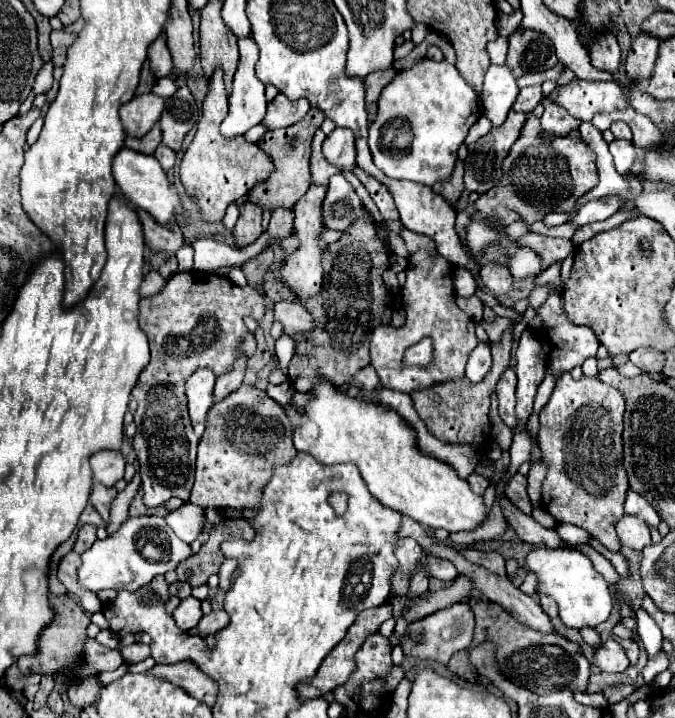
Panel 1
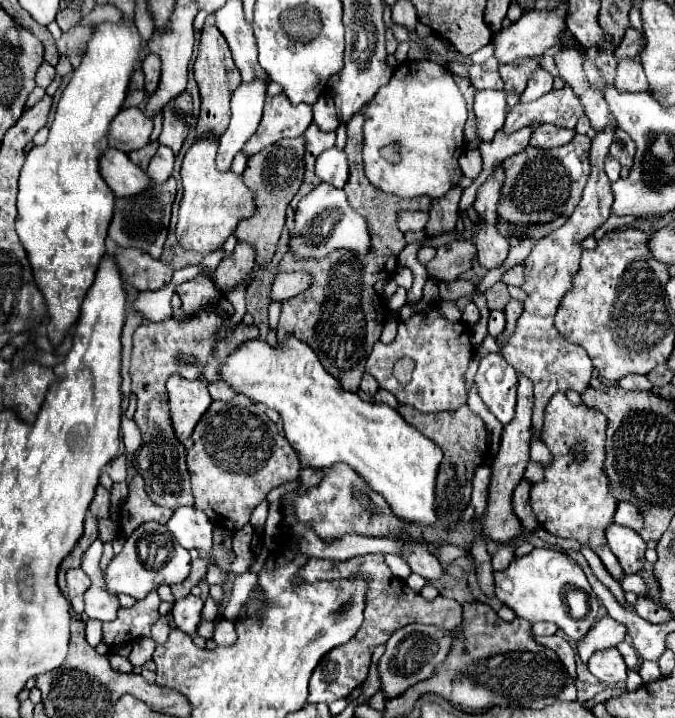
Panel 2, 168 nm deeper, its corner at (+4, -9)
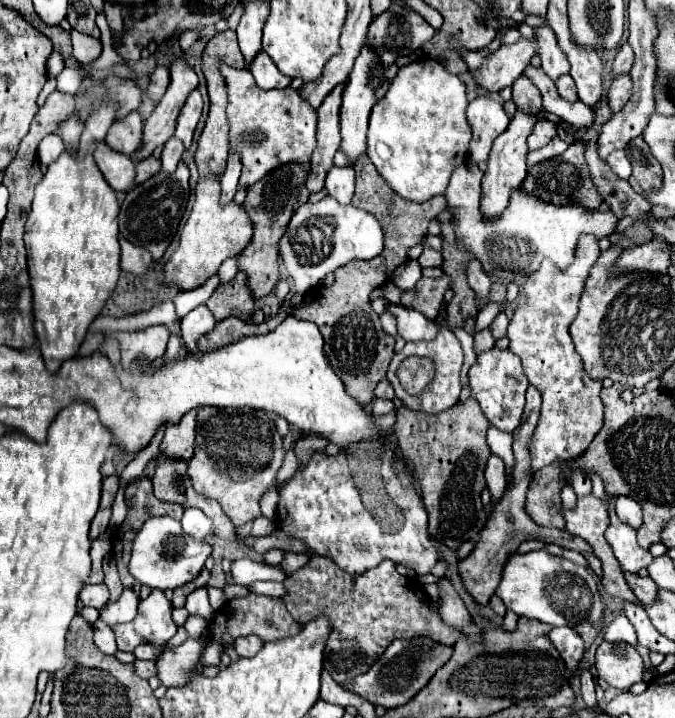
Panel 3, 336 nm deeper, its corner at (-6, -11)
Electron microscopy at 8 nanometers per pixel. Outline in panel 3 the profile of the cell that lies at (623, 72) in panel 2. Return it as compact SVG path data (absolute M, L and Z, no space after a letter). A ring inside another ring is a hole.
M620 75L614 79L614 83L610 85L610 91L608 91L608 103L610 103L610 109L616 113L620 111L628 101L630 101L630 93L632 93L632 79L630 75Z

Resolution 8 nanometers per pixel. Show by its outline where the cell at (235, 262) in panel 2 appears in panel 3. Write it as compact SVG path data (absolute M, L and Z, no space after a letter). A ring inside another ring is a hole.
M238 273L230 283L216 287L214 295L206 301L206 307L214 313L216 321L230 317L232 309L240 309L244 313L254 311L254 295L248 287L246 273Z

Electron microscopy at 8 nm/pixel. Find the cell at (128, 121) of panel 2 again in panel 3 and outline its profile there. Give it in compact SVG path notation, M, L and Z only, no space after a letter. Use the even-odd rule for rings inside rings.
M132 111L124 119L112 123L106 135L106 145L124 155L132 155L142 145L142 133L144 133L144 119L140 117L138 111Z

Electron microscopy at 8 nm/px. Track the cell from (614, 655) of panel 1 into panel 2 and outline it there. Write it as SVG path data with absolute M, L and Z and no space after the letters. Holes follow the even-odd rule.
M614 647L596 651L588 661L588 669L596 679L600 679L602 683L608 683L608 685L624 683L626 675L628 675L626 663L624 663L620 651Z

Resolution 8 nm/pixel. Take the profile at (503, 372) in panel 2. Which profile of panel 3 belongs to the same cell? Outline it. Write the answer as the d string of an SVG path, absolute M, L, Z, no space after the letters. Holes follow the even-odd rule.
M492 347L490 351L478 355L476 363L470 367L468 373L474 397L478 399L484 415L488 421L498 427L500 431L514 431L522 419L522 409L524 409L524 393L528 389L528 379L522 369L522 363L518 355L514 355L508 349L498 349Z

